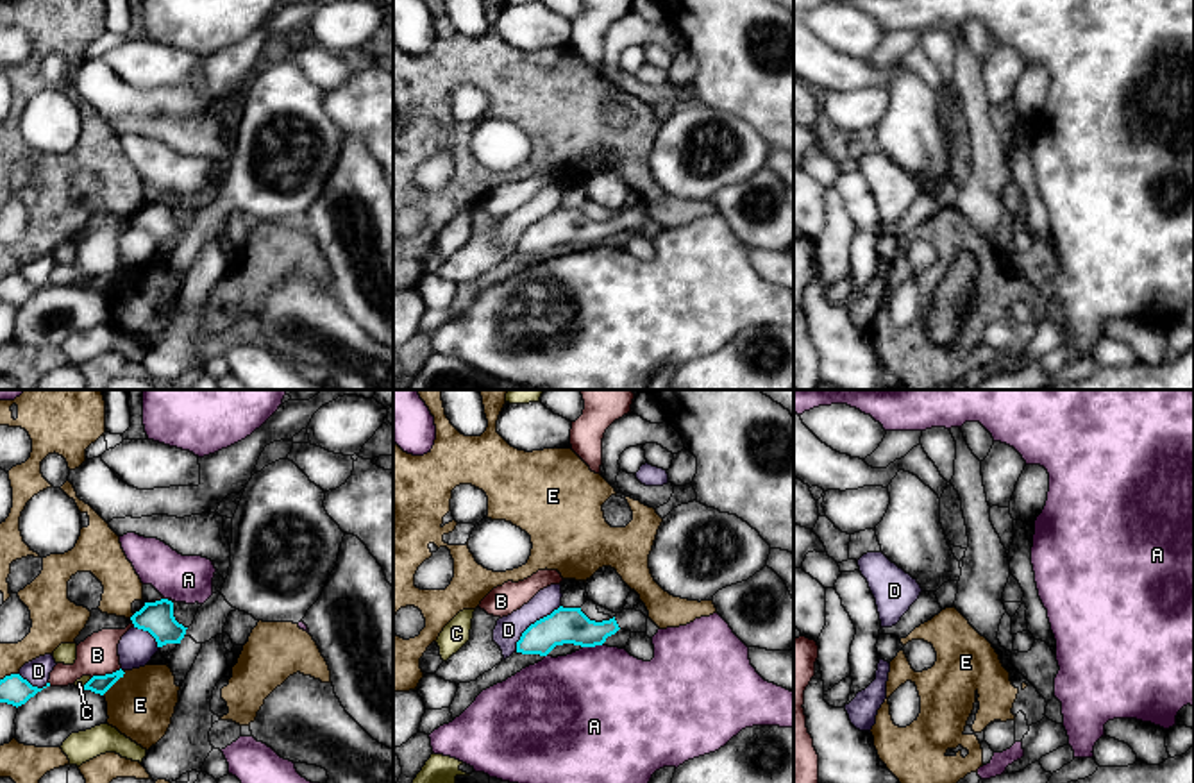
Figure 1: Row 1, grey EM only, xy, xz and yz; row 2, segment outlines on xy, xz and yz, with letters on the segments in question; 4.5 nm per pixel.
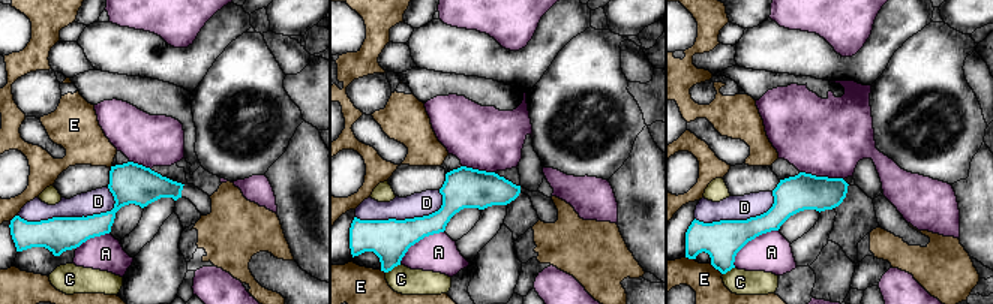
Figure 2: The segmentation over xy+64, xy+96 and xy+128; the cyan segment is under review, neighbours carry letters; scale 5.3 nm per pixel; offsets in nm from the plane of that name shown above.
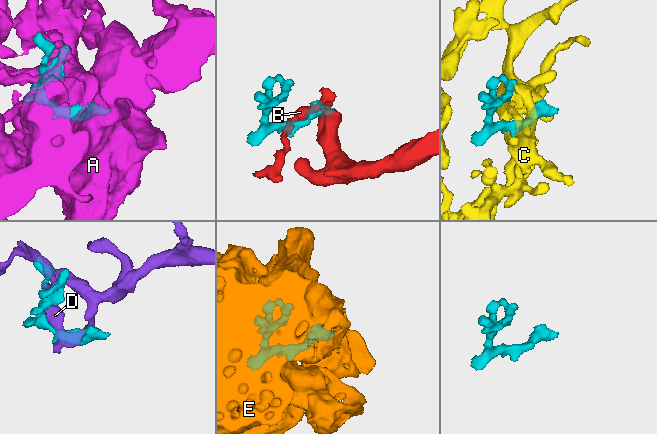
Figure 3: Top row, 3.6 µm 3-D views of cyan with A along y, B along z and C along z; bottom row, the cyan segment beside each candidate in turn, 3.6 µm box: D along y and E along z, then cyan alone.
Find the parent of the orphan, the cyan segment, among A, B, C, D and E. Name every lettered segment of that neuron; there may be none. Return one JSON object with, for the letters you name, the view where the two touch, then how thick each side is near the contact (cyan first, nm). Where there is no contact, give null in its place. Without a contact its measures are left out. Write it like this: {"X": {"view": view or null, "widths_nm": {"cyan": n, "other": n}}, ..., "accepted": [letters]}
{"accepted": []}

